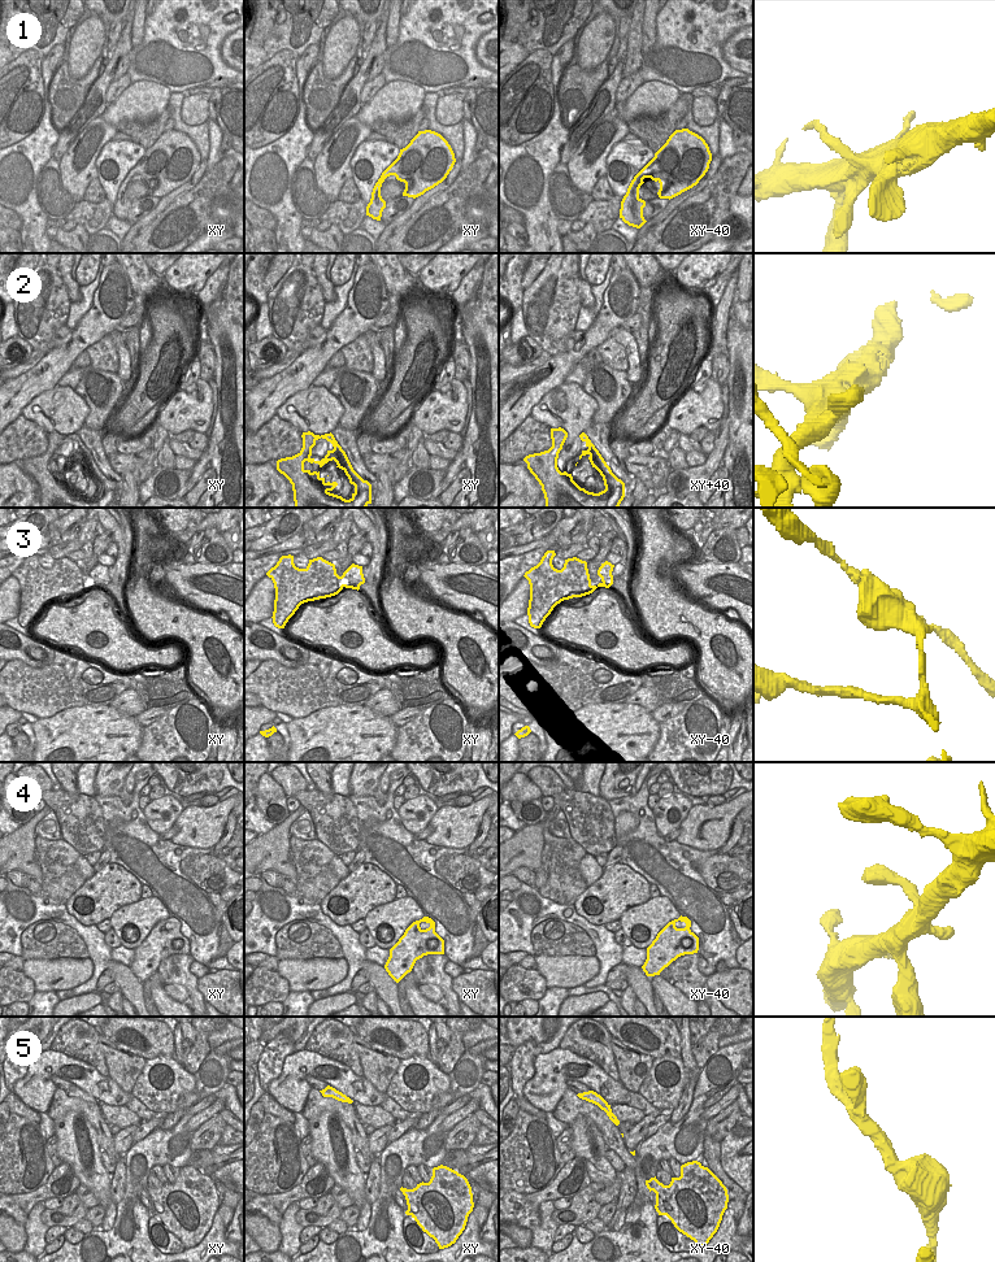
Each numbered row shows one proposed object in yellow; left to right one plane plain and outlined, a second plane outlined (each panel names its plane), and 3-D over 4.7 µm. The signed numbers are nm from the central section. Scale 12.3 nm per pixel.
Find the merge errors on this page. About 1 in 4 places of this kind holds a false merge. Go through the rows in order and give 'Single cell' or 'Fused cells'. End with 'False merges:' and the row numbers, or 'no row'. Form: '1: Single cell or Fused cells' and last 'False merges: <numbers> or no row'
1: Single cell
2: Single cell
3: Fused cells
4: Single cell
5: Single cell
False merges: 3

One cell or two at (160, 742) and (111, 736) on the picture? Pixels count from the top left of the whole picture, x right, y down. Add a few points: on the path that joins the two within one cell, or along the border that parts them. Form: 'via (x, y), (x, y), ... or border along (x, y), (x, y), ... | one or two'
border along (143, 727), (138, 748) | two

